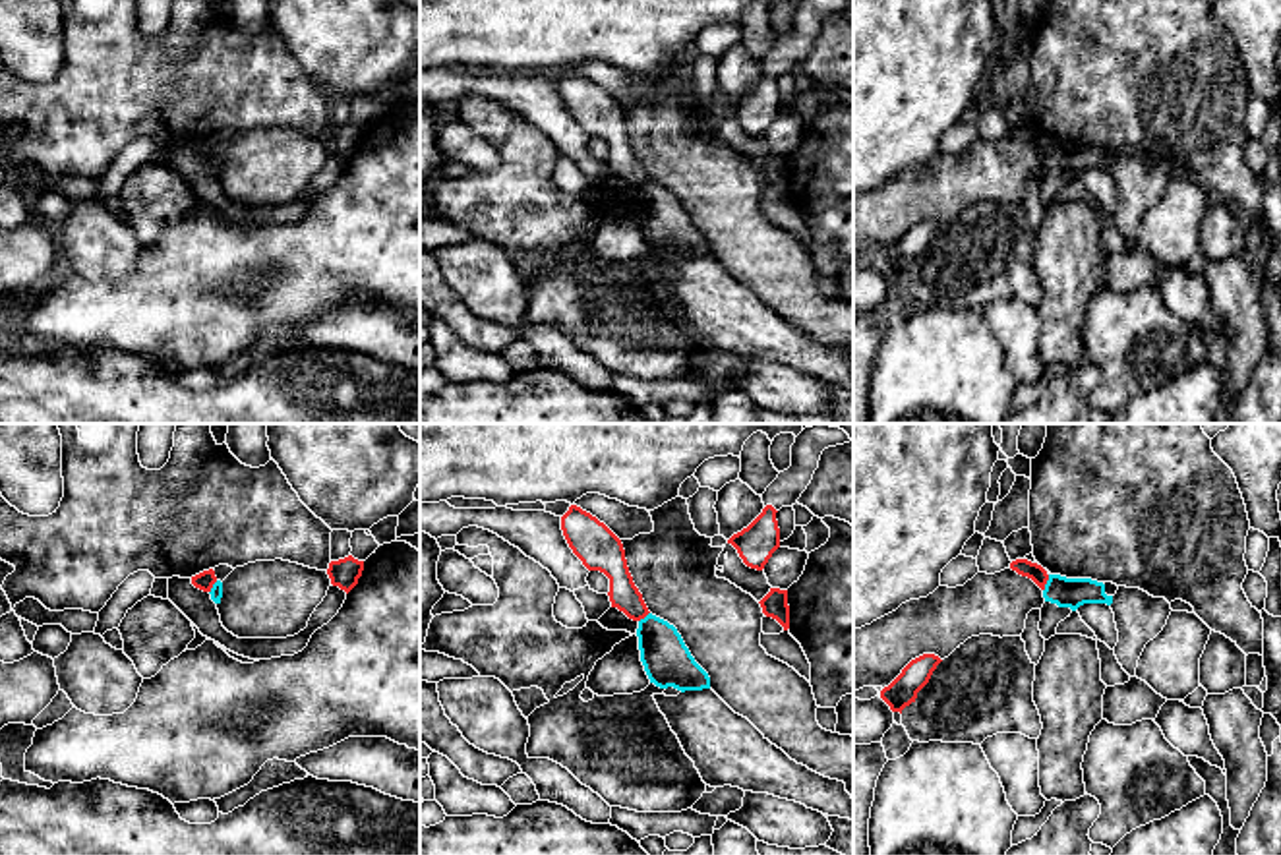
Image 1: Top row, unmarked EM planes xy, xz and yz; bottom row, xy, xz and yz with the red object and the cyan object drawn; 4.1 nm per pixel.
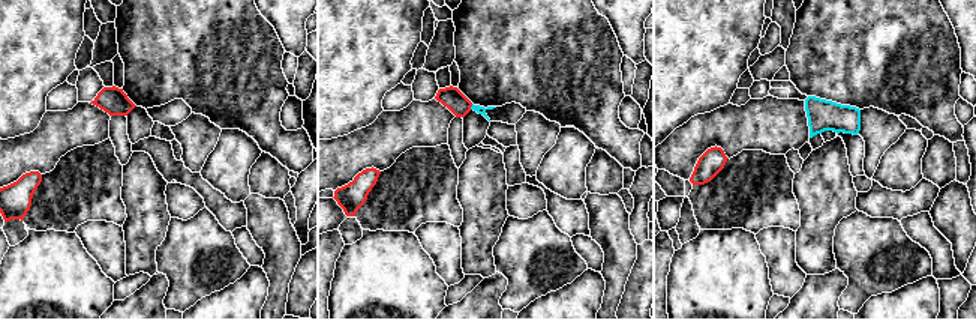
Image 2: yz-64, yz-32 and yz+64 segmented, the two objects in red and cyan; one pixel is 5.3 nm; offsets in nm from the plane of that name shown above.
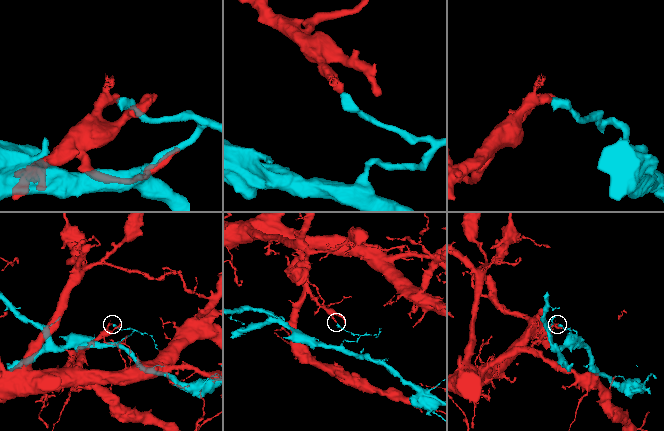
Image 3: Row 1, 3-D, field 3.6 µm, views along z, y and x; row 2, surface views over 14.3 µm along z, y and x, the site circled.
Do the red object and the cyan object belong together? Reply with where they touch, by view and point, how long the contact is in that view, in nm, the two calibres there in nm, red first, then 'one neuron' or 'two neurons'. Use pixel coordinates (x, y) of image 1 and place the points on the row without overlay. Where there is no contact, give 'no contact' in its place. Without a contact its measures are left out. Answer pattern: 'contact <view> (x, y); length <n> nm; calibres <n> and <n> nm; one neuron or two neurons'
contact yz (1045, 149); length 80 nm; calibres 70 and 130 nm; two neurons

